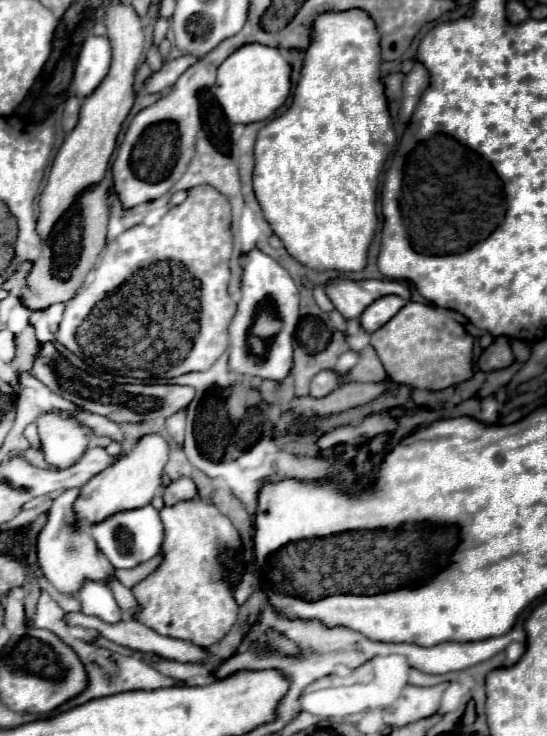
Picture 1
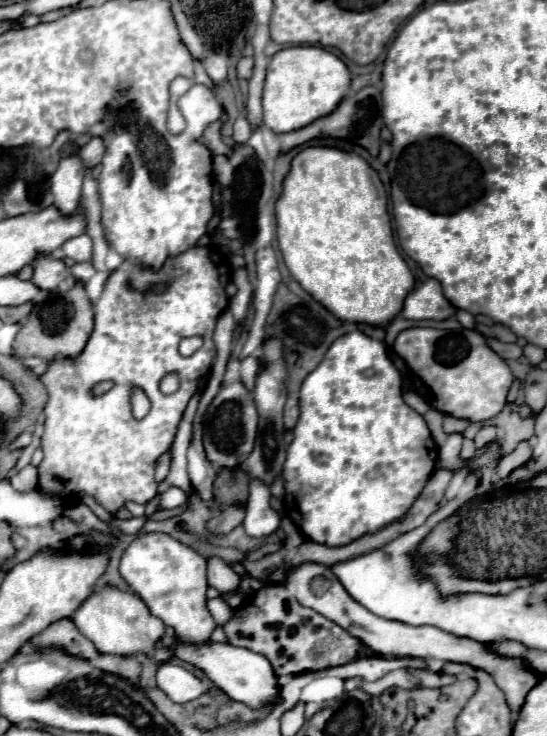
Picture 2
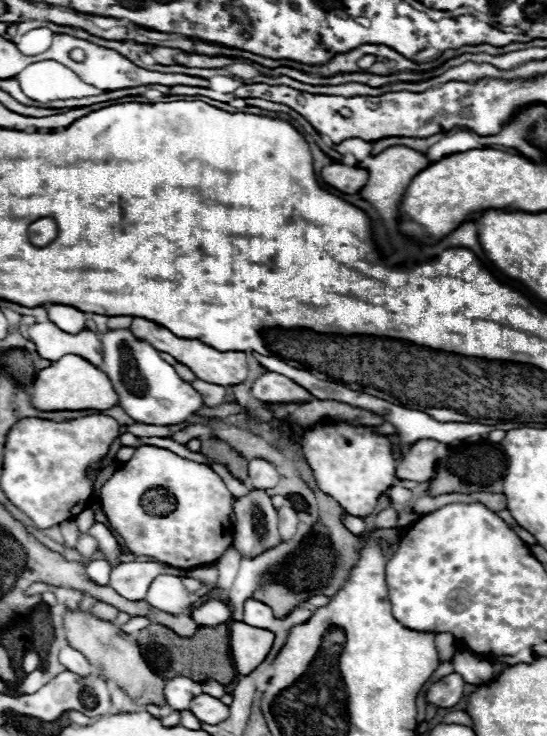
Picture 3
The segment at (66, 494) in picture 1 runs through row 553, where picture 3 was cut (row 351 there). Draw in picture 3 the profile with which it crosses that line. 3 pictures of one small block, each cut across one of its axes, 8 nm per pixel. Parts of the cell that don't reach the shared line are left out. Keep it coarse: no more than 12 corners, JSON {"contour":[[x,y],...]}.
{"contour":[[52,322],[28,328],[46,360],[80,354],[102,368],[100,340],[84,328],[62,332]]}

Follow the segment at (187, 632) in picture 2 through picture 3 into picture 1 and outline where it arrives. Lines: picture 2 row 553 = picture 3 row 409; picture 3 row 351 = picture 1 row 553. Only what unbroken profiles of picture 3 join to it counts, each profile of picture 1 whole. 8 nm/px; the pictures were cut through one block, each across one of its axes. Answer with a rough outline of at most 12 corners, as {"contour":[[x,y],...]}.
{"contour":[[150,504],[88,526],[114,568],[134,568],[164,538]]}

